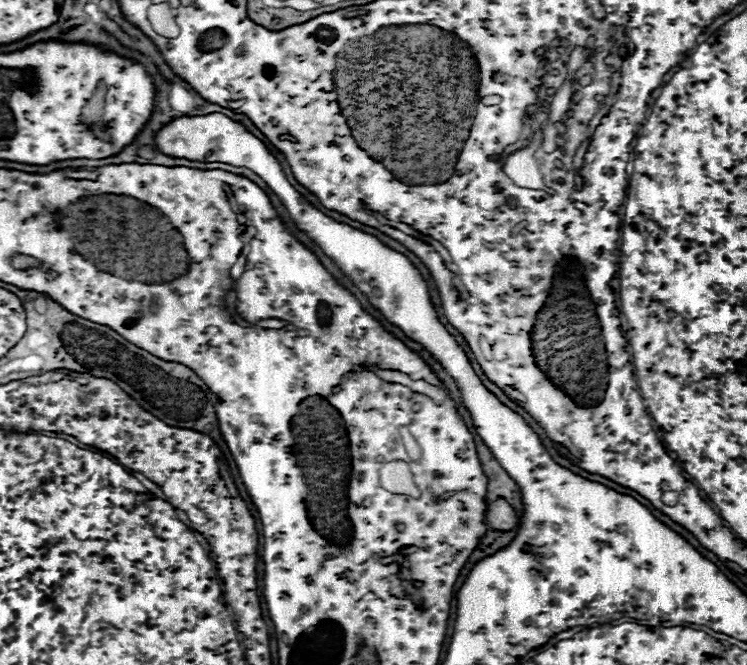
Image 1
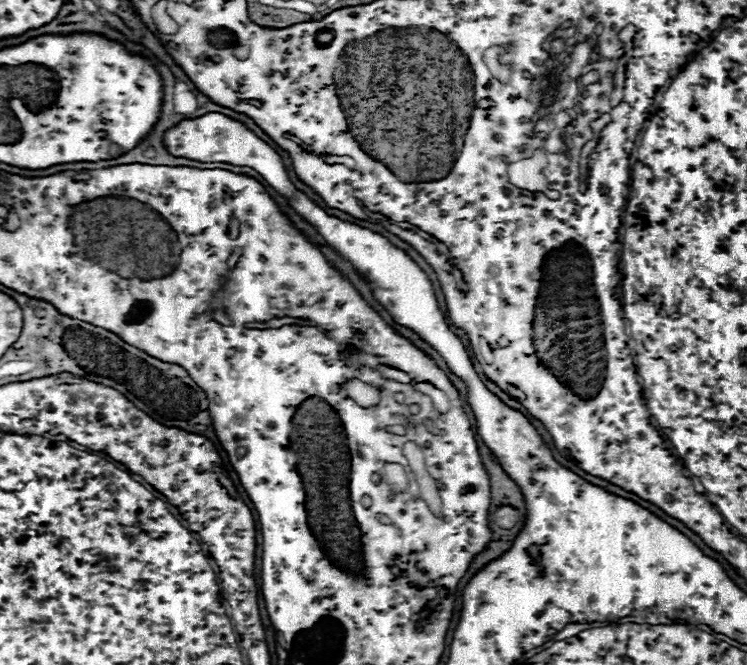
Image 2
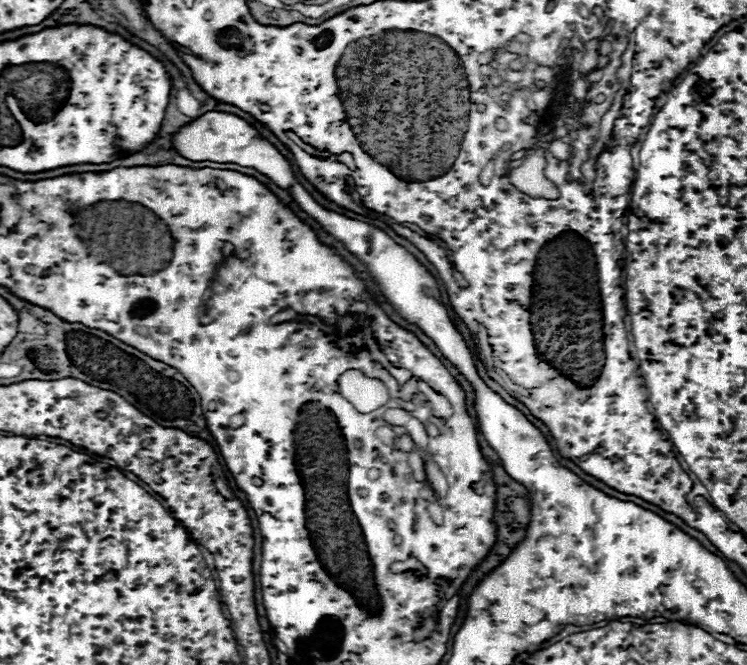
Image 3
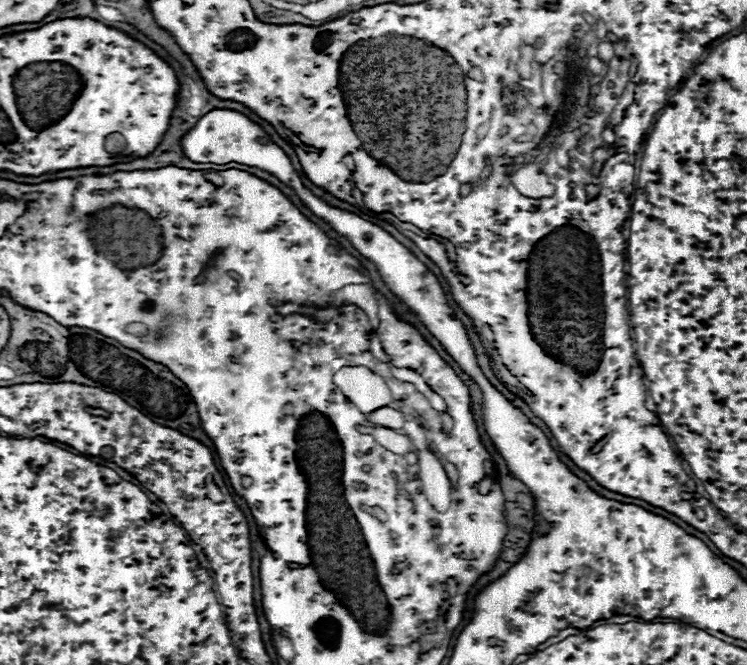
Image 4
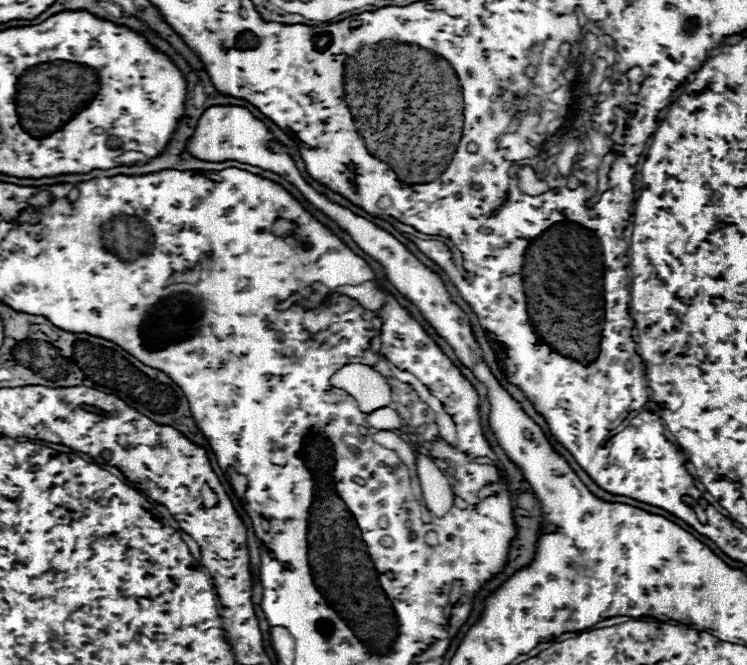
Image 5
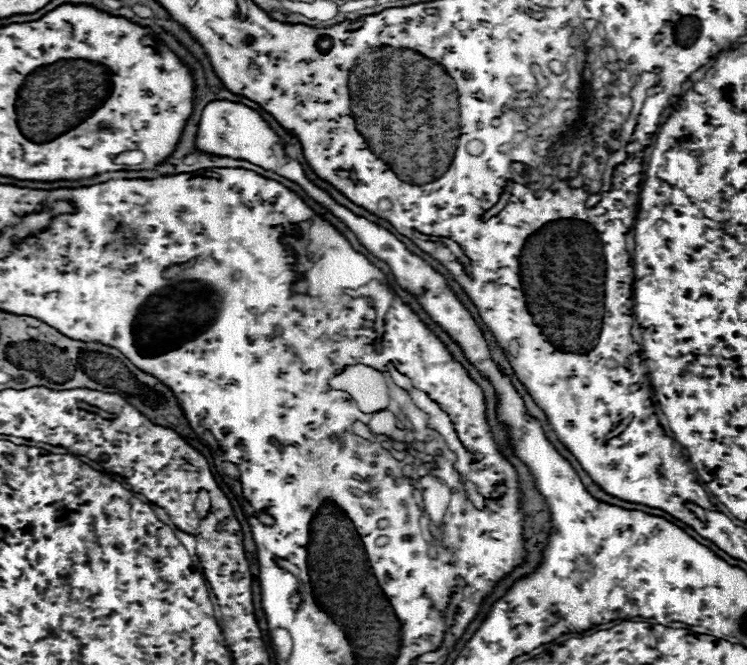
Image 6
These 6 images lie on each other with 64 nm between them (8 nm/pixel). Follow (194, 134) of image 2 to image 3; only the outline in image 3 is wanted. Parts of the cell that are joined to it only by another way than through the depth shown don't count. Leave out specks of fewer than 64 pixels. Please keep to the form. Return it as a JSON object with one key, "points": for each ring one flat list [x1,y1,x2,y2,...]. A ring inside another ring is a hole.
{"points":[[206,112,200,118,196,118,194,122,182,126,174,136,172,136,172,146,174,150,192,160,192,162,232,162,232,164,240,164,246,168,254,168,260,174,268,176,276,186,290,190,292,186,296,186,296,178,292,174,290,164,286,162,286,158,264,138,260,138,260,134,256,132,256,128,252,128,248,122,244,122,242,118,234,116,234,114,226,114,226,112]]}

